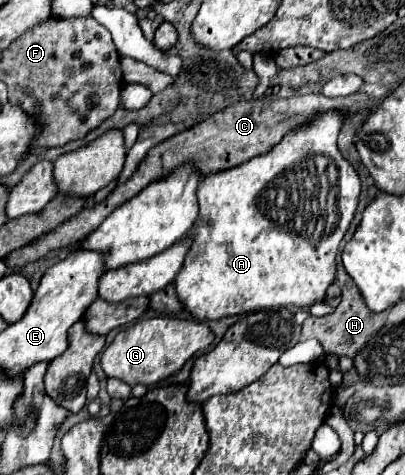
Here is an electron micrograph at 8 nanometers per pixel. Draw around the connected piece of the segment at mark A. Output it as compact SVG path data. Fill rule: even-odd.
M343 111L321 113L305 127L285 135L269 153L203 177L197 189L199 219L193 225L195 239L183 269L173 281L179 299L197 319L211 321L283 305L311 307L325 303L327 289L335 281L337 249L355 217L361 195L361 179L355 167L337 149L343 119Z

